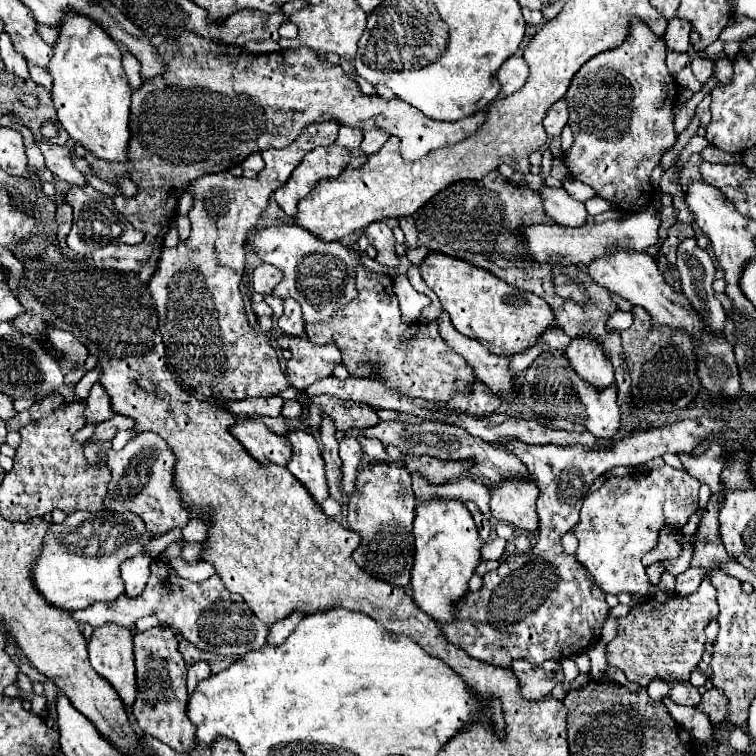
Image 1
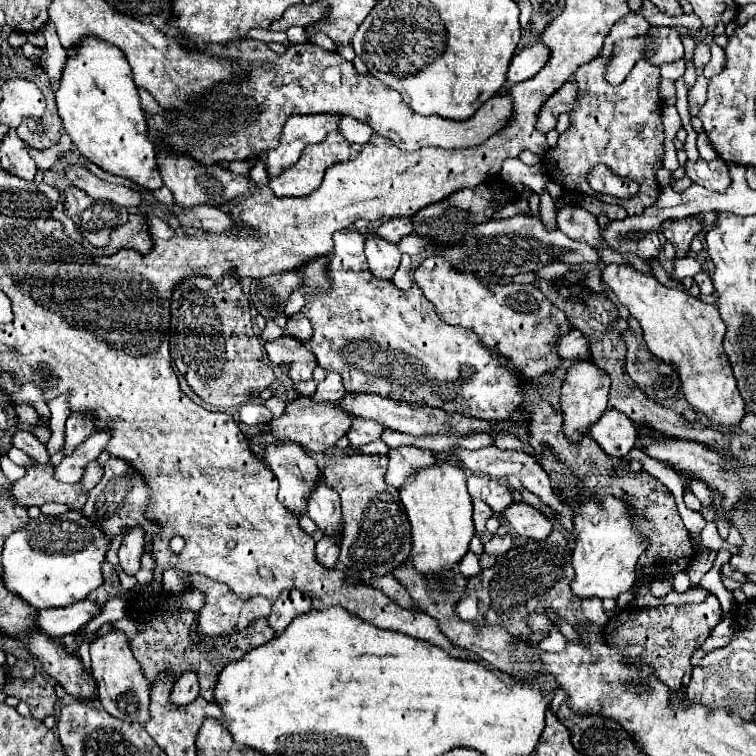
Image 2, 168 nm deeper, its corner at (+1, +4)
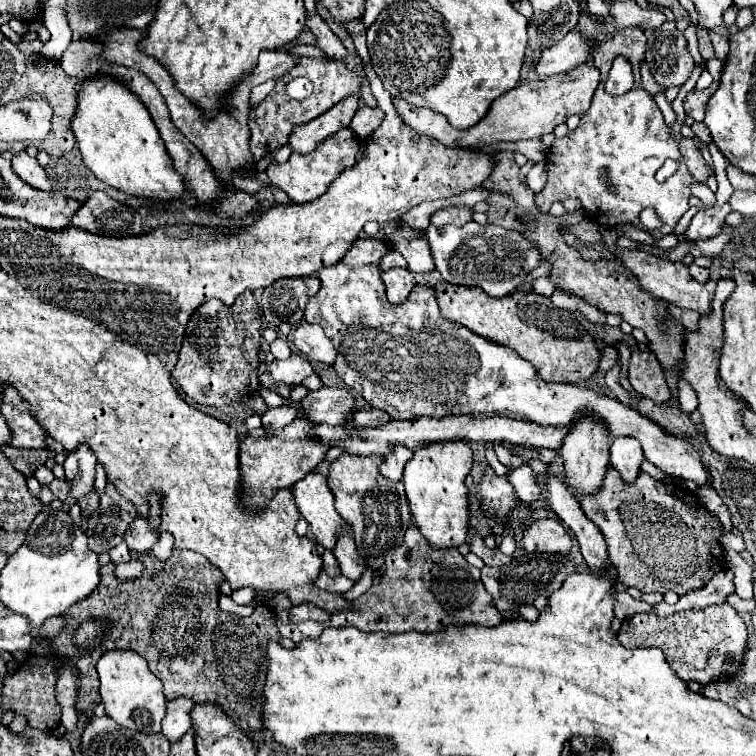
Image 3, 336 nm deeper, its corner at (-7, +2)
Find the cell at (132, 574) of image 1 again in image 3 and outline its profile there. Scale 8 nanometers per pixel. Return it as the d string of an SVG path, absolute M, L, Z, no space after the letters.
M149 496L149 518L135 518L131 522L131 526L125 532L125 542L129 546L129 550L137 552L137 554L149 554L153 550L153 546L159 540L159 498L157 496Z

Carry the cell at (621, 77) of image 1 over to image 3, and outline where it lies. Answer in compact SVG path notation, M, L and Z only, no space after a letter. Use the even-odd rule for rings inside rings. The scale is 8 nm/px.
M625 28L595 48L593 64L601 72L601 76L607 76L611 62L617 54L625 54L633 64L635 86L623 96L611 96L603 90L603 78L593 94L591 108L581 114L579 126L567 132L567 136L559 142L553 142L547 158L549 178L545 188L535 196L535 204L541 212L549 212L553 200L561 202L565 198L577 198L589 212L591 220L601 226L629 222L647 230L641 224L639 214L643 208L653 206L657 208L657 216L661 220L661 228L657 228L657 232L663 232L665 236L675 230L681 216L689 210L689 184L693 182L693 176L687 172L687 166L683 164L679 142L671 138L671 130L663 122L663 114L657 108L655 98L641 84L639 68L645 60L645 42L647 38L641 28ZM667 158L677 160L679 170L669 180L659 184L655 180L655 172L663 166ZM603 166L609 168L613 190L607 190L599 180L599 168Z

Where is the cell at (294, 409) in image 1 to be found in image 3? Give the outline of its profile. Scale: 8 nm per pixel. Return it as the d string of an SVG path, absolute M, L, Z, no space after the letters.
M279 406L279 408L269 408L261 420L263 420L263 426L271 426L271 428L281 428L285 424L289 424L291 420L297 418L297 410L291 408L291 406Z

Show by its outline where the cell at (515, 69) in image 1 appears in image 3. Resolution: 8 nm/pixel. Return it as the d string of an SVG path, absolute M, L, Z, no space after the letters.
M571 30L563 40L559 40L559 44L541 52L541 58L535 62L535 74L539 78L547 78L569 72L571 68L589 62L593 50L595 48L587 44L577 30Z

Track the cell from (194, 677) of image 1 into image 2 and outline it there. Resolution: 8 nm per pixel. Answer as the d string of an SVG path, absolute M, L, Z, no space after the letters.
M185 672L171 690L171 704L175 706L187 706L199 696L199 682L195 672Z

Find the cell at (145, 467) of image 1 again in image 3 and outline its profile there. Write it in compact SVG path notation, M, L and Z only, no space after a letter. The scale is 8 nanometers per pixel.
M107 482L97 510L87 520L89 548L97 554L109 552L113 546L123 542L123 532L135 518L137 508L125 496L119 496L115 484Z

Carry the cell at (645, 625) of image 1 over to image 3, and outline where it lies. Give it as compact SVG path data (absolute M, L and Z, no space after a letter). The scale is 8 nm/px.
M725 602L707 606L699 612L675 612L667 618L659 618L655 614L637 614L623 620L621 630L617 632L617 640L625 648L661 648L667 664L683 682L697 680L705 686L713 678L735 674L739 670L741 654L747 648L747 628L737 610Z

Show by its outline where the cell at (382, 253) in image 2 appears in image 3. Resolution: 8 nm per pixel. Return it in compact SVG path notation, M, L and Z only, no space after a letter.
M389 268L381 274L385 286L387 286L387 298L393 304L401 304L405 302L407 294L411 292L411 288L417 284L413 274L407 268Z

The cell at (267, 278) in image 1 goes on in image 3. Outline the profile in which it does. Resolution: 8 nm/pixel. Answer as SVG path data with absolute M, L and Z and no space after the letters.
M317 276L281 278L273 282L271 286L263 288L261 294L263 318L273 326L279 326L283 322L291 324L291 328L299 326L305 304L319 290L319 286L321 284Z

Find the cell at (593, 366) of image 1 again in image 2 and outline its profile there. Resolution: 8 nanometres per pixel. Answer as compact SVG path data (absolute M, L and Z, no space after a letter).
M573 362L567 370L567 378L561 388L561 414L563 414L563 432L569 442L579 444L583 436L589 434L589 428L603 416L607 408L607 374L603 374L595 364Z

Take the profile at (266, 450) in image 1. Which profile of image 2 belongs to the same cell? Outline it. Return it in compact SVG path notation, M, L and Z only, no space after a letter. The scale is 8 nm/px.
M267 444L265 462L279 480L279 502L297 518L307 514L307 498L321 472L299 444Z

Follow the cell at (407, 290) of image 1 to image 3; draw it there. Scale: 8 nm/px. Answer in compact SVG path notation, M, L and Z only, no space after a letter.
M391 222L385 226L385 240L391 240L391 246L403 254L411 272L433 270L433 258L423 232L417 232L399 222Z

